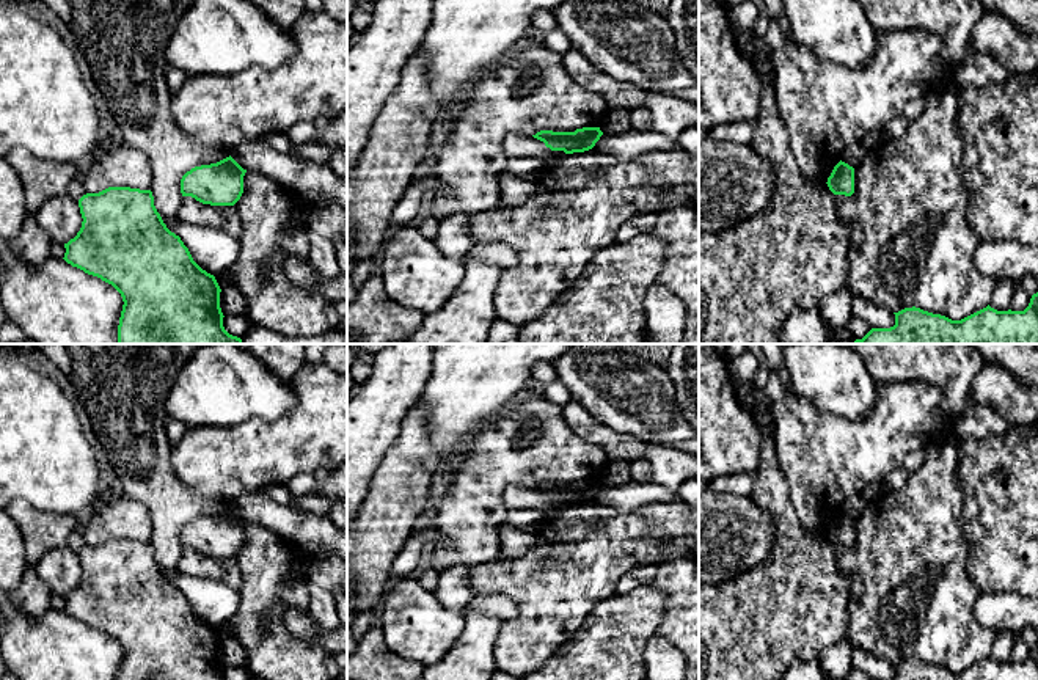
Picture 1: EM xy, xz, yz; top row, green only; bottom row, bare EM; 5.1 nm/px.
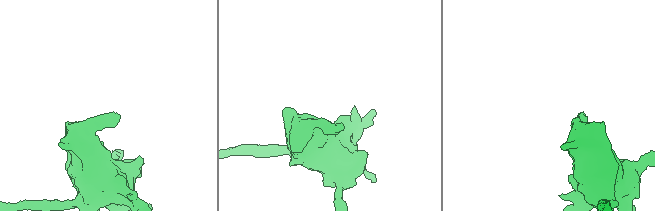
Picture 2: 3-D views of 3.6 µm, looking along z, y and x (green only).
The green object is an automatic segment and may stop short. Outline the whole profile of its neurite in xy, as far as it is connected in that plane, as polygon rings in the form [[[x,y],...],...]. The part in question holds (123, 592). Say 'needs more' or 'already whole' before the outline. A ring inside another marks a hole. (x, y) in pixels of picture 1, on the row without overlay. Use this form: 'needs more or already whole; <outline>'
already whole; [[[108,539],[79,551],[82,579],[64,595],[64,612],[111,636],[122,649],[118,680],[225,680],[220,638],[203,622],[154,558],[151,542]]]

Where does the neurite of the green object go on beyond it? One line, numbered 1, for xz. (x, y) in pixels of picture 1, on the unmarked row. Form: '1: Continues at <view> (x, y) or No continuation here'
1: No continuation here

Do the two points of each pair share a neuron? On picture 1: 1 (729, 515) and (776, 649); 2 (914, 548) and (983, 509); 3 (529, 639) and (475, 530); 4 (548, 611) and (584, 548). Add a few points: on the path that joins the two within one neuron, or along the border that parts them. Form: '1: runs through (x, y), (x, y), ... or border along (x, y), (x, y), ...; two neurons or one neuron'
1: border along (773, 544), (768, 556), (757, 566), (715, 584); two neurons
2: border along (960, 484), (961, 526), (969, 542), (969, 558); two neurons
3: border along (498, 553), (486, 561), (471, 564); two neurons
4: runs through (561, 595), (584, 572), (584, 564); one neuron

